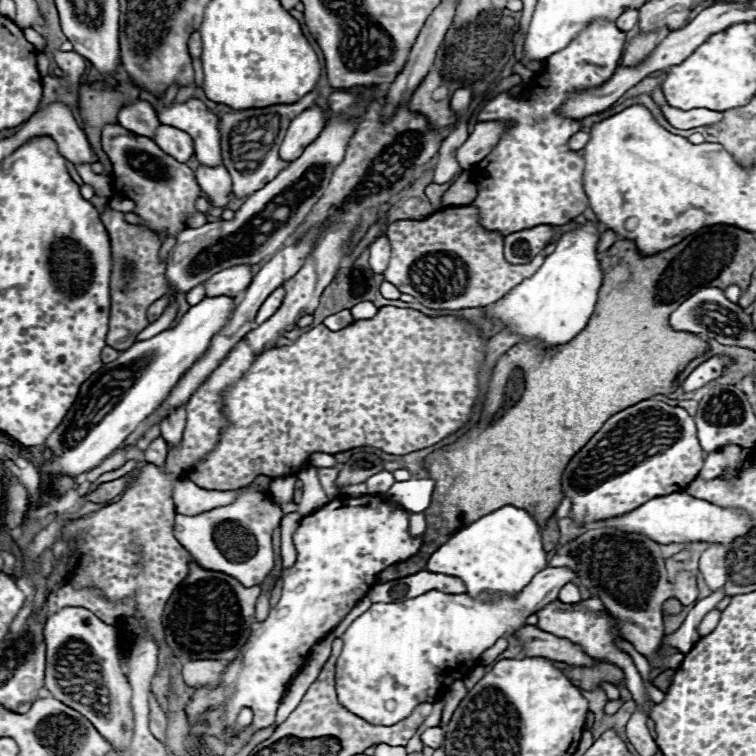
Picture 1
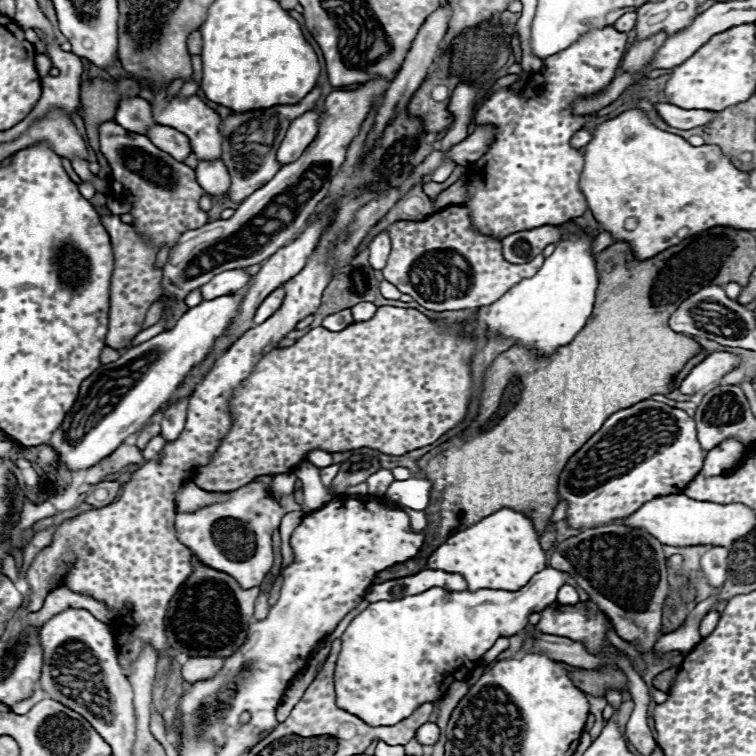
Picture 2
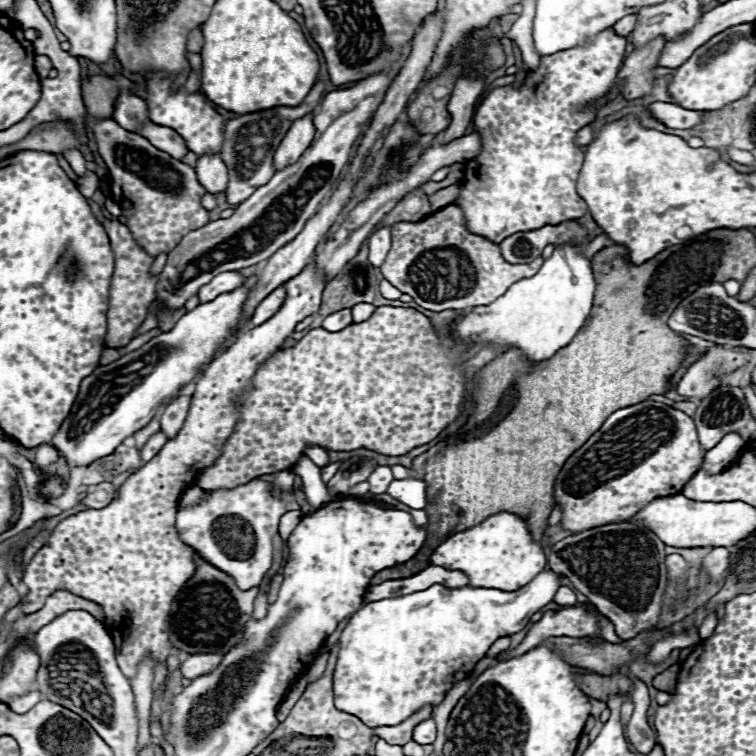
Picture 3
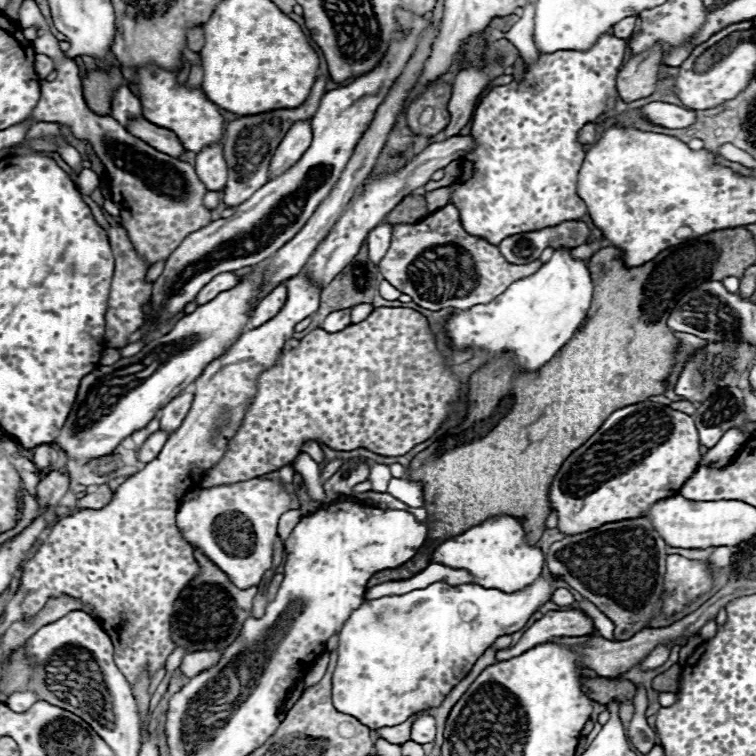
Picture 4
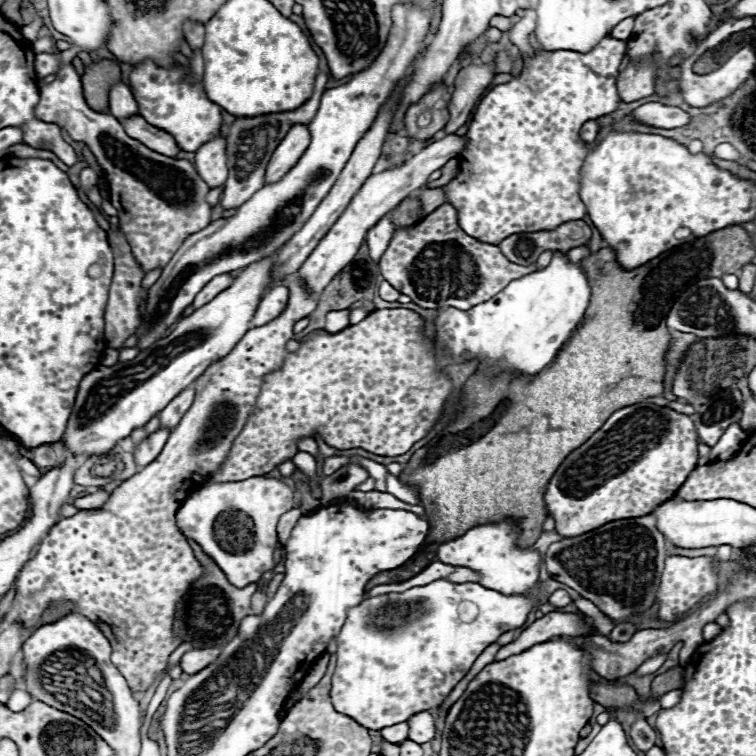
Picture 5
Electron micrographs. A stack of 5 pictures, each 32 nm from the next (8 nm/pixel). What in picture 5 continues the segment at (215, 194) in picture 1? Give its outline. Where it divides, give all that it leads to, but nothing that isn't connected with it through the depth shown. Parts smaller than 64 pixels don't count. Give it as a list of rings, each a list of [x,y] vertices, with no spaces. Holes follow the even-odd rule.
[[[216,134],[196,150],[196,170],[208,182],[210,188],[222,186],[228,176],[226,166],[226,138]]]

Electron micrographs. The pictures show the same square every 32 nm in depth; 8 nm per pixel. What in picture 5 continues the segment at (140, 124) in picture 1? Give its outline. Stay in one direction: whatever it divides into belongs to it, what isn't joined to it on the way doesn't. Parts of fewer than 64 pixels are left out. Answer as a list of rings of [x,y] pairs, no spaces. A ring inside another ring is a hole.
[[[122,82],[112,84],[108,102],[110,102],[110,114],[116,116],[118,120],[138,114],[138,104],[136,104],[130,88],[126,84],[122,84]]]

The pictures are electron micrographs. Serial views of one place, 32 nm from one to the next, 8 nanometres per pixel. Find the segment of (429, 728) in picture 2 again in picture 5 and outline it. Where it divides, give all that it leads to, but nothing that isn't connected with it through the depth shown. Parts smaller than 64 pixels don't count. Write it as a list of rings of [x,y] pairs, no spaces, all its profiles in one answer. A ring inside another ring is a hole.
[[[418,712],[408,720],[408,740],[416,744],[430,742],[434,738],[434,720],[430,712]]]

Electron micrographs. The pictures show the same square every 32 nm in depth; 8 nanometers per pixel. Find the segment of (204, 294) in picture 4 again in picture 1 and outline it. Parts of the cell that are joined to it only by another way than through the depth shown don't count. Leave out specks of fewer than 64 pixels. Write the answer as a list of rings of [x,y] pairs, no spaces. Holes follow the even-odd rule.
[[[240,264],[228,270],[222,270],[214,274],[206,284],[206,298],[214,296],[238,296],[242,294],[252,280],[252,272],[248,264]]]

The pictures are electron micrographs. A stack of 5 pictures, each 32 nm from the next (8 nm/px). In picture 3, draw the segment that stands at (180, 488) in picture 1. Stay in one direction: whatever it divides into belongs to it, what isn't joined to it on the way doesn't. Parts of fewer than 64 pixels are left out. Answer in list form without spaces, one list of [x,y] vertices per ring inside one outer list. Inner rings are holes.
[[[188,486],[188,488],[182,492],[182,496],[180,496],[180,508],[190,506],[190,504],[196,504],[200,498],[202,498],[202,488],[198,488],[198,486]]]

